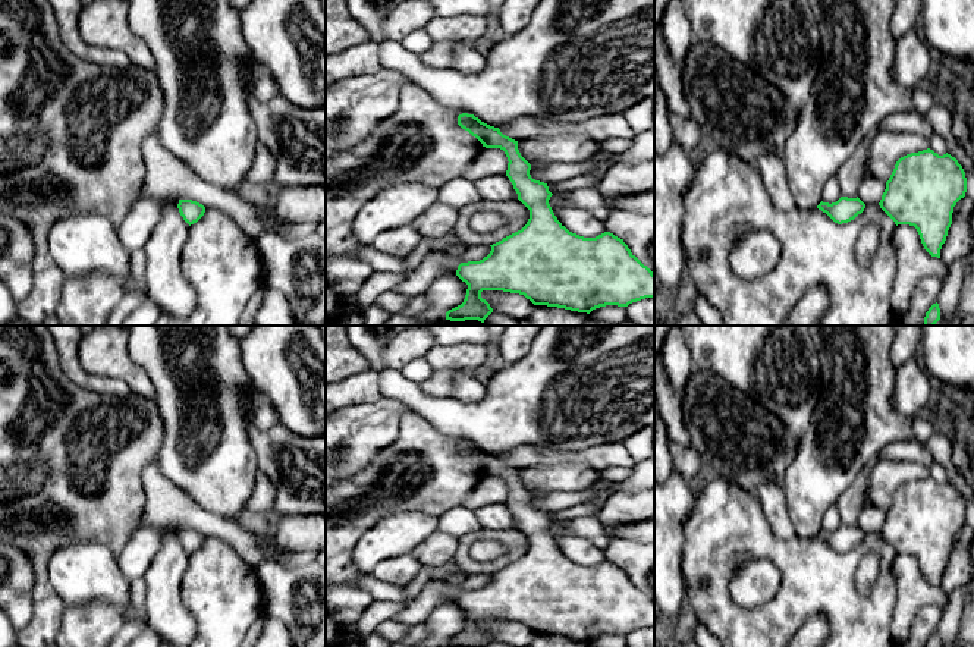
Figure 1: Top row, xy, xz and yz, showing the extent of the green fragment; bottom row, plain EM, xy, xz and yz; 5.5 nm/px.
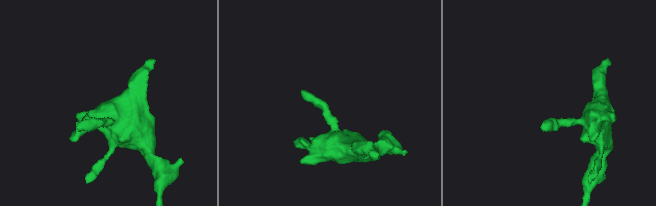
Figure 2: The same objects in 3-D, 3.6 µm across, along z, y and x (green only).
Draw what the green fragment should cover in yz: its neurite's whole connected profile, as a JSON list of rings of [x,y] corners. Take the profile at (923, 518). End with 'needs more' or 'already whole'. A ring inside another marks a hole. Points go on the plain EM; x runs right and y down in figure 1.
[[[927,477],[896,490],[879,534],[896,555],[914,555],[924,578],[940,587],[953,535],[965,521],[967,506],[958,489]]]; already whole

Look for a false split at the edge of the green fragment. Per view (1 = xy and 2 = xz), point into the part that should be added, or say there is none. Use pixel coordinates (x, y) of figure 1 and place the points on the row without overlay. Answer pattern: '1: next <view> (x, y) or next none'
1: next none
2: next none

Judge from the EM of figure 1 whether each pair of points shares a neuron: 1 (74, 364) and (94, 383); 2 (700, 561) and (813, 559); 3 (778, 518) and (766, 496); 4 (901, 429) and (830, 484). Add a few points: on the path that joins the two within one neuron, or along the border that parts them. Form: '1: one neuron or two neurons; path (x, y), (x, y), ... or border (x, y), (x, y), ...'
1: one neuron; path (77, 370), (88, 382)
2: one neuron; path (728, 545), (766, 545), (785, 553)
3: one neuron; path (776, 512), (772, 502)
4: one neuron; path (882, 435), (848, 471)

